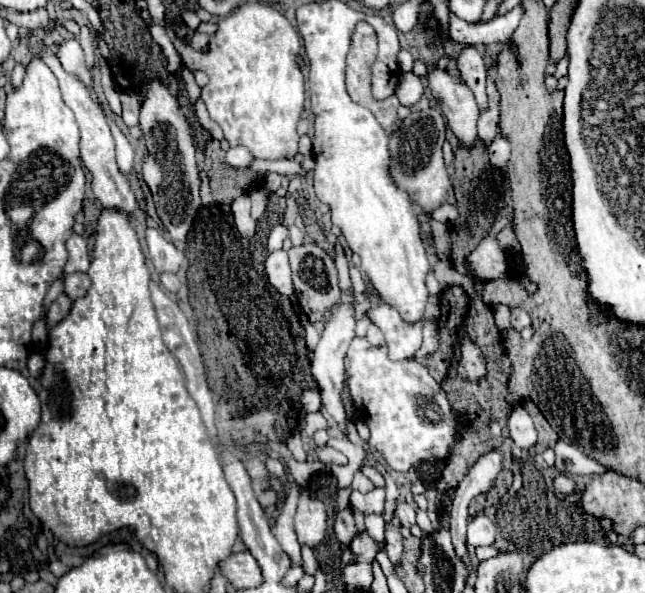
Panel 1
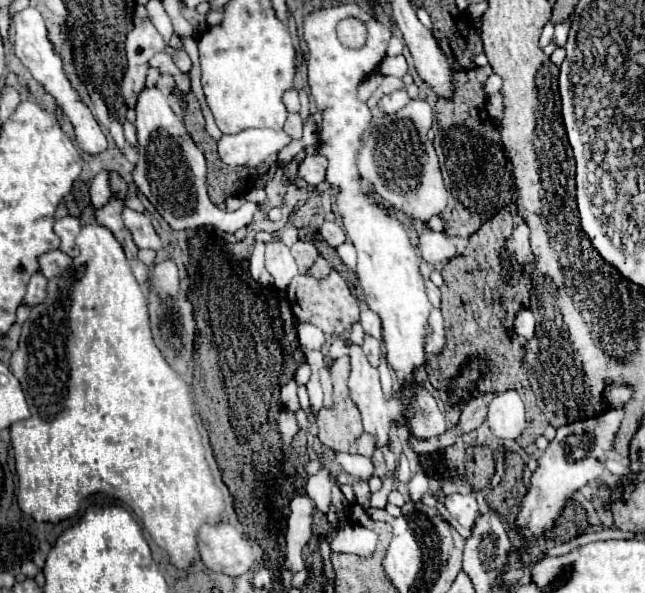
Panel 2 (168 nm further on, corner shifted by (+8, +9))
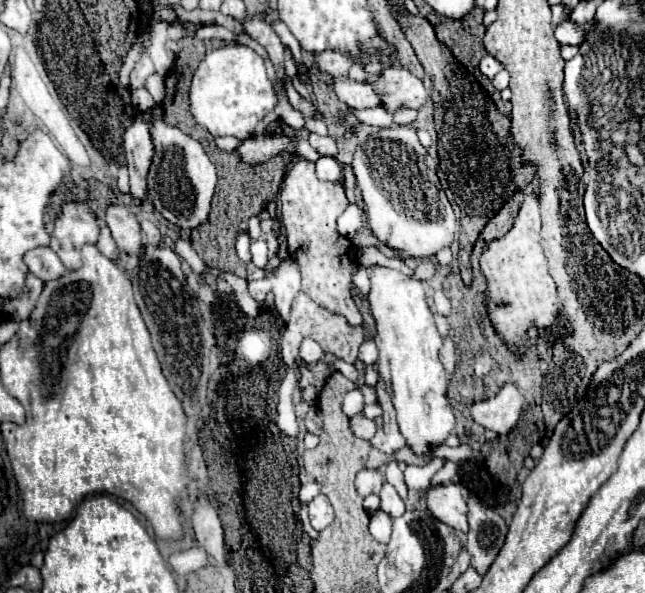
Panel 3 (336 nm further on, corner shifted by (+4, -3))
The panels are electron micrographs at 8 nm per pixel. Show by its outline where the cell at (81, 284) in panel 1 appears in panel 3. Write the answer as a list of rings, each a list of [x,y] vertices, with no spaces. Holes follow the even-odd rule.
[[[44,246],[26,252],[24,262],[28,264],[28,270],[44,282],[56,280],[66,272],[66,266],[60,262],[58,254],[52,248],[44,248]]]

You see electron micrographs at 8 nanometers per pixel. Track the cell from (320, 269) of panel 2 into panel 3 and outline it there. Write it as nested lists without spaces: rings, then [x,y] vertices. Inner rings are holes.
[[[298,160],[284,176],[278,200],[282,204],[282,222],[288,232],[288,252],[302,270],[302,290],[316,304],[346,316],[350,324],[362,324],[362,316],[350,294],[356,248],[336,230],[336,218],[348,206],[344,188],[336,182],[320,182],[314,174],[314,162]]]

